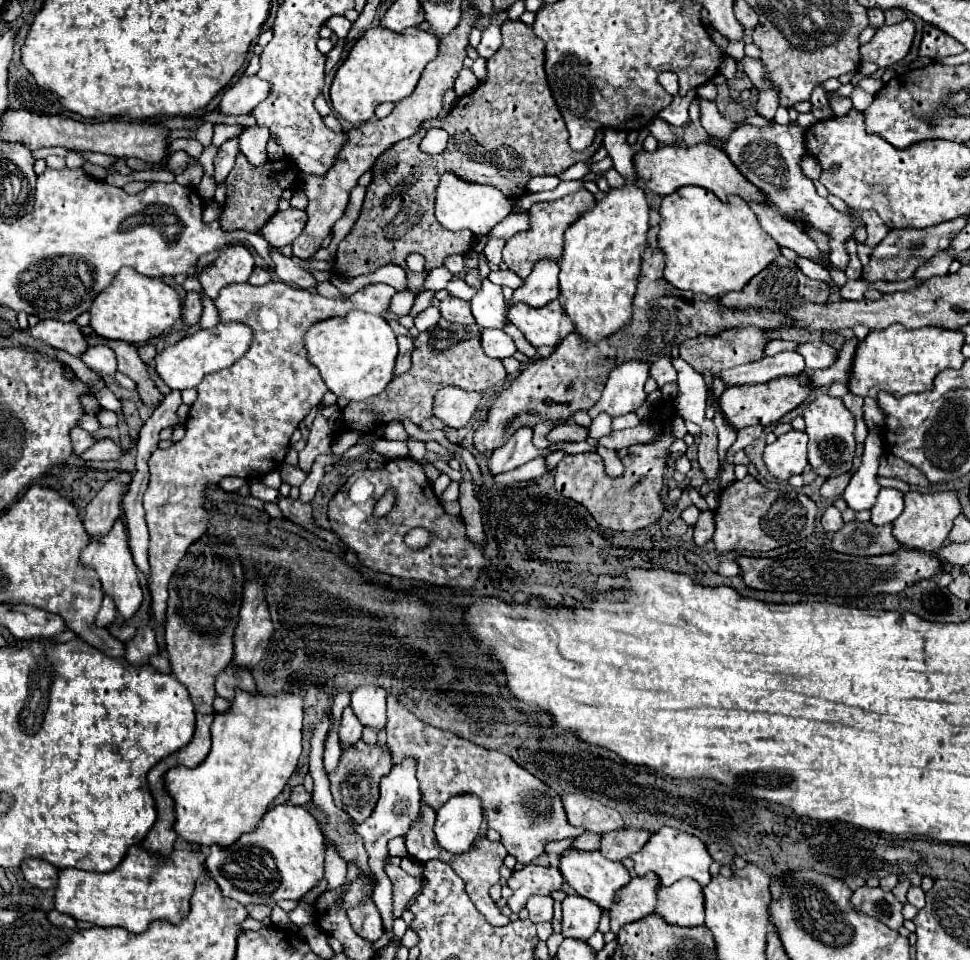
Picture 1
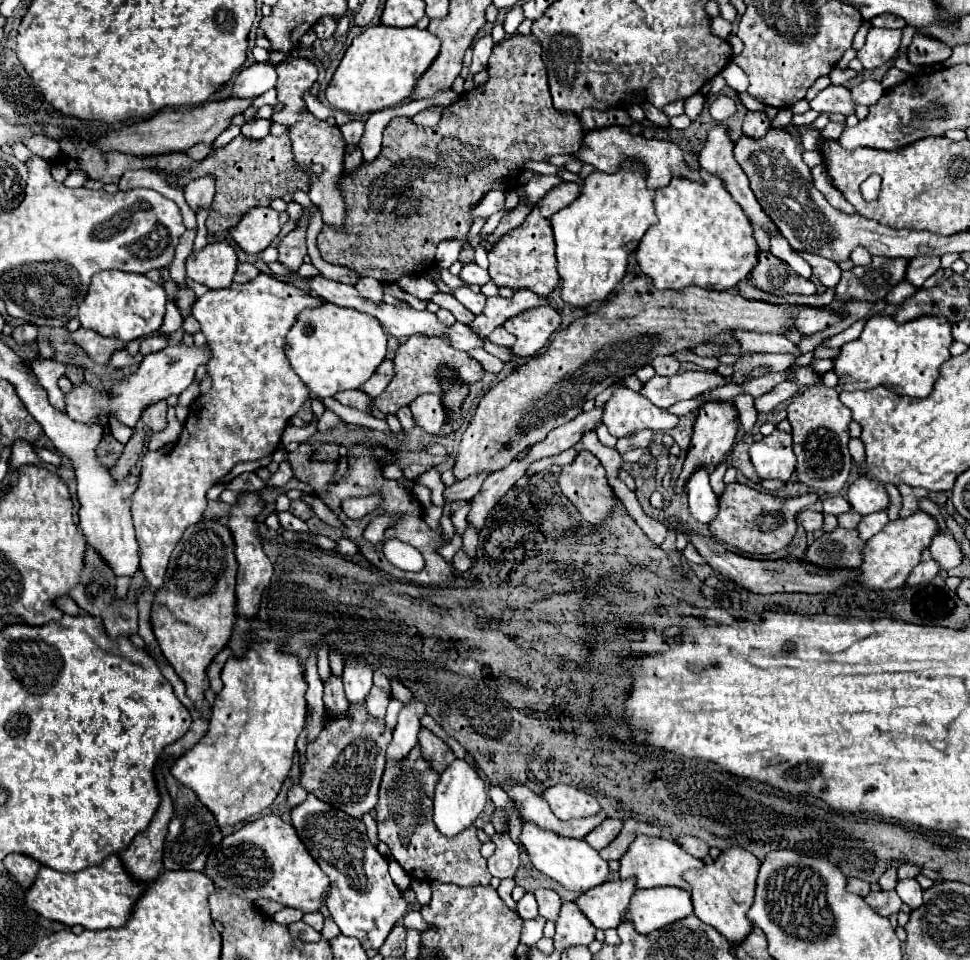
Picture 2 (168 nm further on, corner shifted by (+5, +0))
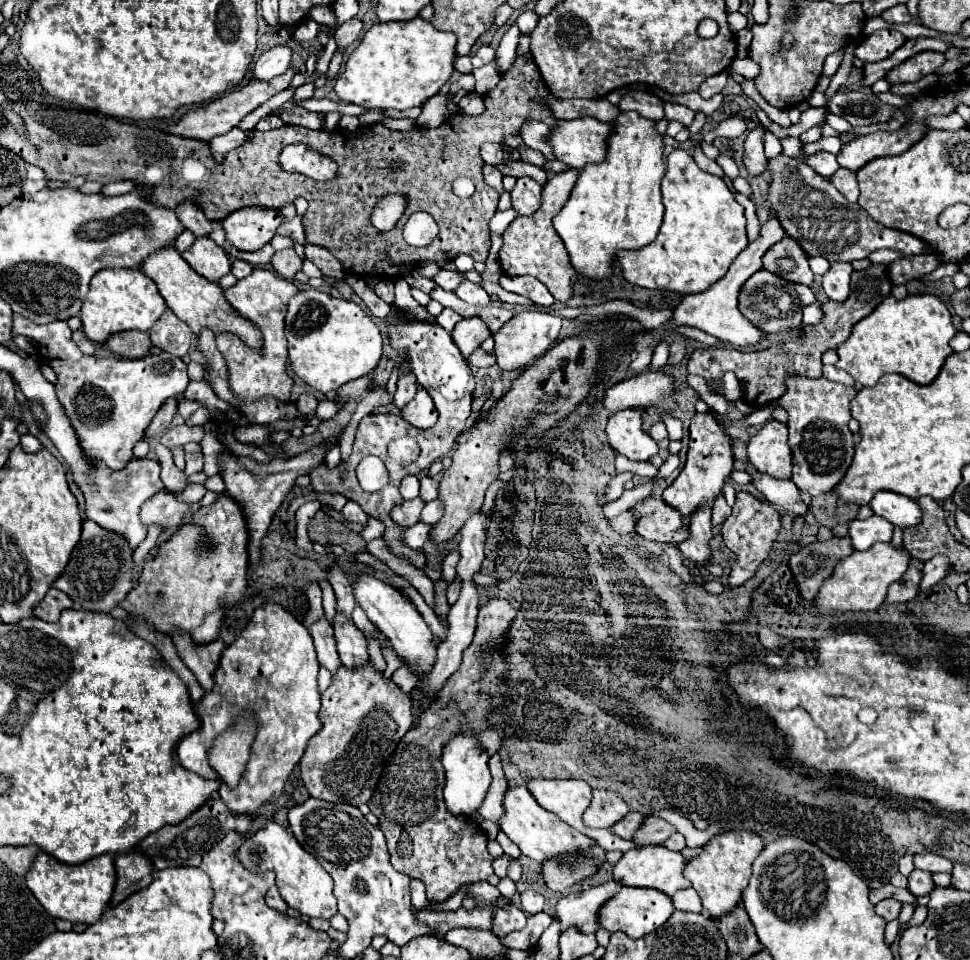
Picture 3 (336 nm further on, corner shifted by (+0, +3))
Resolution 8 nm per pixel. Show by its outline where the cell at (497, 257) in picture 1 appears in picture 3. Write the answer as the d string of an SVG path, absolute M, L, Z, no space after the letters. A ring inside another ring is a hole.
M520 177L516 181L516 187L512 189L510 197L512 197L512 209L518 213L518 217L532 215L534 211L540 209L540 193L542 187L536 181L532 181L532 177Z

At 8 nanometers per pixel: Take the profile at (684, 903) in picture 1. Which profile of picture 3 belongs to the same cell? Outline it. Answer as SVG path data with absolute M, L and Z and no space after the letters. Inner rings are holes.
M622 887L602 909L600 909L600 925L614 931L624 931L632 939L640 939L652 931L656 931L662 923L670 919L670 913L674 911L672 897L666 893L660 893L658 889L644 889L644 887Z

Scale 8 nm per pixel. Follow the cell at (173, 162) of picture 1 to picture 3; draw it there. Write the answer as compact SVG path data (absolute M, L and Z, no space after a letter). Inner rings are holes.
M232 129L232 131L224 133L224 135L216 135L216 137L208 143L208 147L212 149L212 155L216 157L216 161L220 161L228 151L240 147L246 139L248 139L248 133L244 133L244 131L240 131L240 129Z

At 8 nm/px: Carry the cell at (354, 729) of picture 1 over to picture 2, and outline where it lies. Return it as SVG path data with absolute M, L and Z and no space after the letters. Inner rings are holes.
M331 674L329 680L325 682L325 694L323 694L323 702L325 706L335 712L335 714L341 714L347 710L347 698L345 698L345 692L343 692L343 682L339 676Z

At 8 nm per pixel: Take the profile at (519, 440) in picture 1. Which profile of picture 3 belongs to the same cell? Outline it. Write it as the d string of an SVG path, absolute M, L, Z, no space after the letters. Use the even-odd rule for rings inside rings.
M434 499L430 503L426 503L426 507L422 509L422 515L420 515L420 521L426 521L426 523L436 523L440 517L444 515L444 509L440 505L440 499Z

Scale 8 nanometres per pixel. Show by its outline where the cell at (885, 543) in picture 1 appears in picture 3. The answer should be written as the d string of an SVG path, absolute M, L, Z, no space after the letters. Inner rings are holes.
M846 535L808 543L796 555L792 555L790 569L802 599L814 599L824 579L828 579L830 573L834 573L834 567L852 551L852 539Z

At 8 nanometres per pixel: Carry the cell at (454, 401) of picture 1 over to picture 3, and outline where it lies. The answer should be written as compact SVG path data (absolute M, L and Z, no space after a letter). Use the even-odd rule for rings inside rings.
M418 389L416 397L404 407L402 417L410 425L420 427L420 429L434 427L436 421L438 421L438 413L436 413L436 407L434 407L434 401L432 401L430 393L426 389Z

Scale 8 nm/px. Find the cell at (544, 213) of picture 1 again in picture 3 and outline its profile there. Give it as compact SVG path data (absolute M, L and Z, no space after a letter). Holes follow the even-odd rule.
M568 169L564 173L552 175L542 189L542 207L530 217L514 219L502 235L504 245L500 249L500 265L502 265L502 271L506 275L532 275L532 277L536 277L548 287L548 291L554 295L554 299L562 301L562 303L566 303L572 295L572 277L576 275L576 271L570 265L568 251L564 249L560 235L552 227L552 217L566 205L572 189L576 185L576 179L578 179L576 169Z

